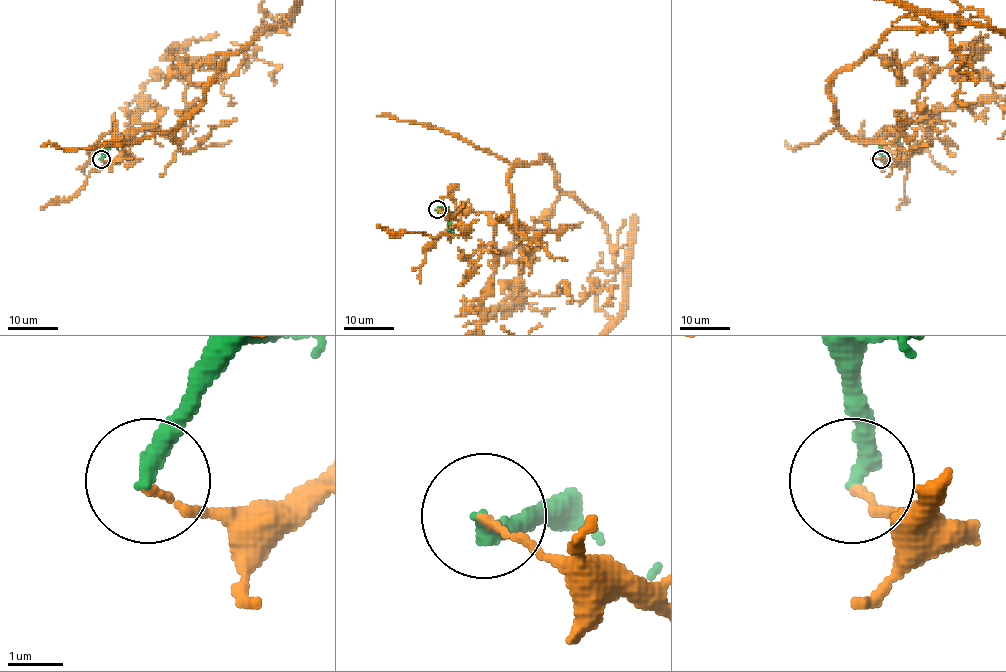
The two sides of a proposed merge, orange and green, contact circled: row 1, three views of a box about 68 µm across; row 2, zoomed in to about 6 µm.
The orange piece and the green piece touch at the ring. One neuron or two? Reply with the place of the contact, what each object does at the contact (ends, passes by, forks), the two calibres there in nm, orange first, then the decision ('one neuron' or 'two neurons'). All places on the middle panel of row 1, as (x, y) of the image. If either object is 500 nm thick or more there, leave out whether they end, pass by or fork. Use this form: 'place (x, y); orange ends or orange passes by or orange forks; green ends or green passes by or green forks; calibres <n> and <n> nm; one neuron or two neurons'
place (437, 209); orange ends; green ends; calibres 110 and 340 nm; two neurons

